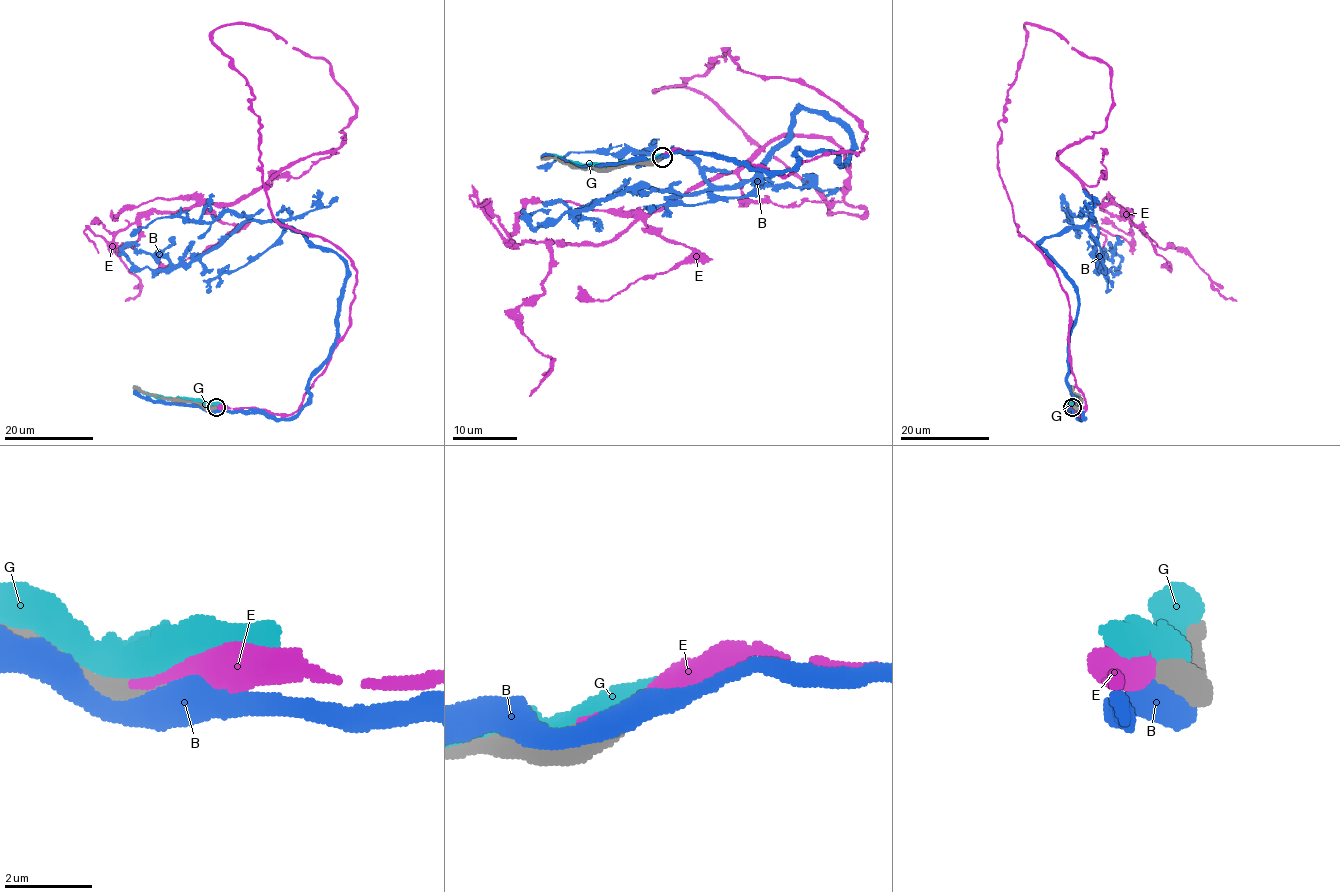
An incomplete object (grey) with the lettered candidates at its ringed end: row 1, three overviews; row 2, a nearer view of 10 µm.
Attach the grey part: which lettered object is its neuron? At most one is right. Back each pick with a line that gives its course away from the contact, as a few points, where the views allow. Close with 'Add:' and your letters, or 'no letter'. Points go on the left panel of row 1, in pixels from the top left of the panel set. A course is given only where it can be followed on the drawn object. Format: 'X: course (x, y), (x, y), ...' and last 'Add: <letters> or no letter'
Add: no letter

